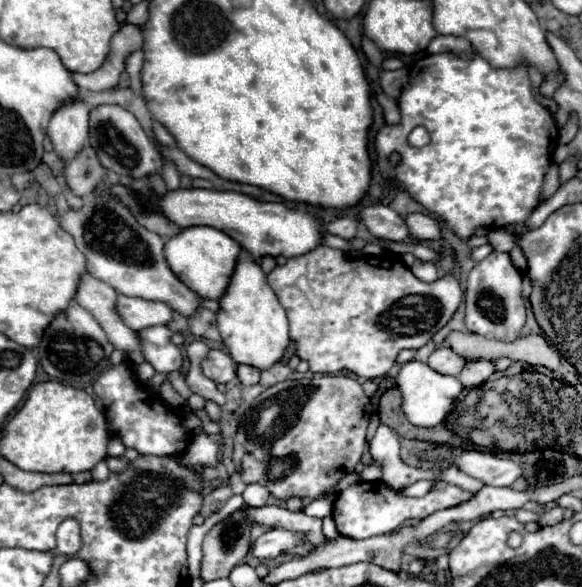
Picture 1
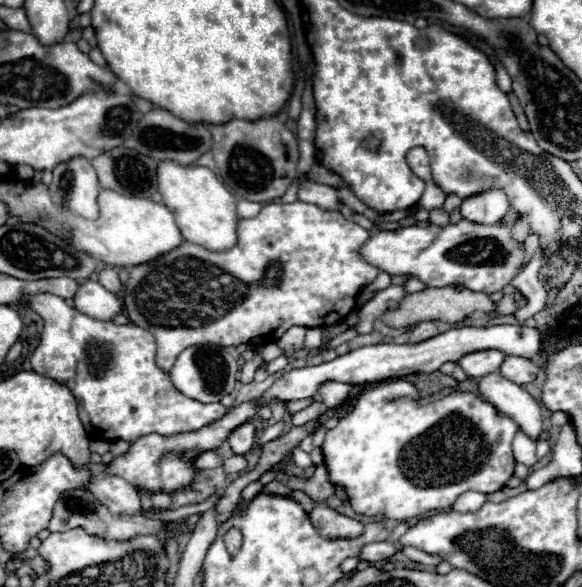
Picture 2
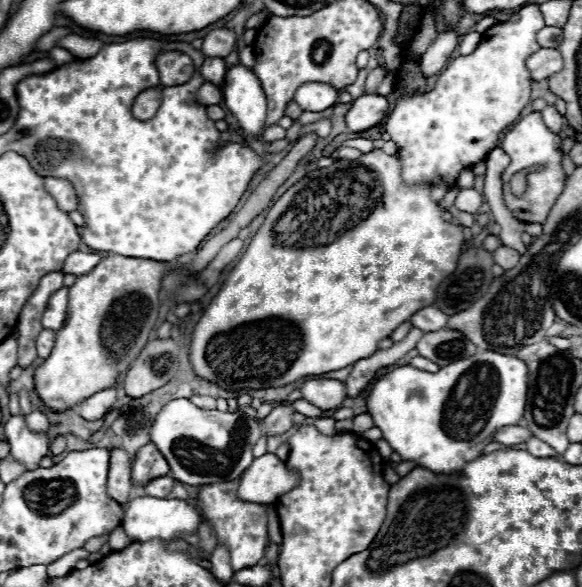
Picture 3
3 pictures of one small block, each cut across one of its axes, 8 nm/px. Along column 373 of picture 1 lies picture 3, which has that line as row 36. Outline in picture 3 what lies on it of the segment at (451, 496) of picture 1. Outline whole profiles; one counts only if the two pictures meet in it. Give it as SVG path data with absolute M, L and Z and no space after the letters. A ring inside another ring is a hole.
M526 4L518 10L518 22L502 22L494 24L482 34L482 42L478 44L476 52L470 56L458 56L454 58L436 80L436 86L432 92L426 92L422 96L406 96L396 102L396 108L386 118L386 132L392 136L392 140L398 144L398 156L402 162L402 178L408 184L434 184L434 182L446 182L448 188L456 182L460 170L476 164L478 160L486 158L492 148L496 148L496 142L500 134L520 116L524 106L530 102L530 72L526 68L528 54L534 54L540 50L536 42L538 30L544 28L544 18L540 14L538 4Z

